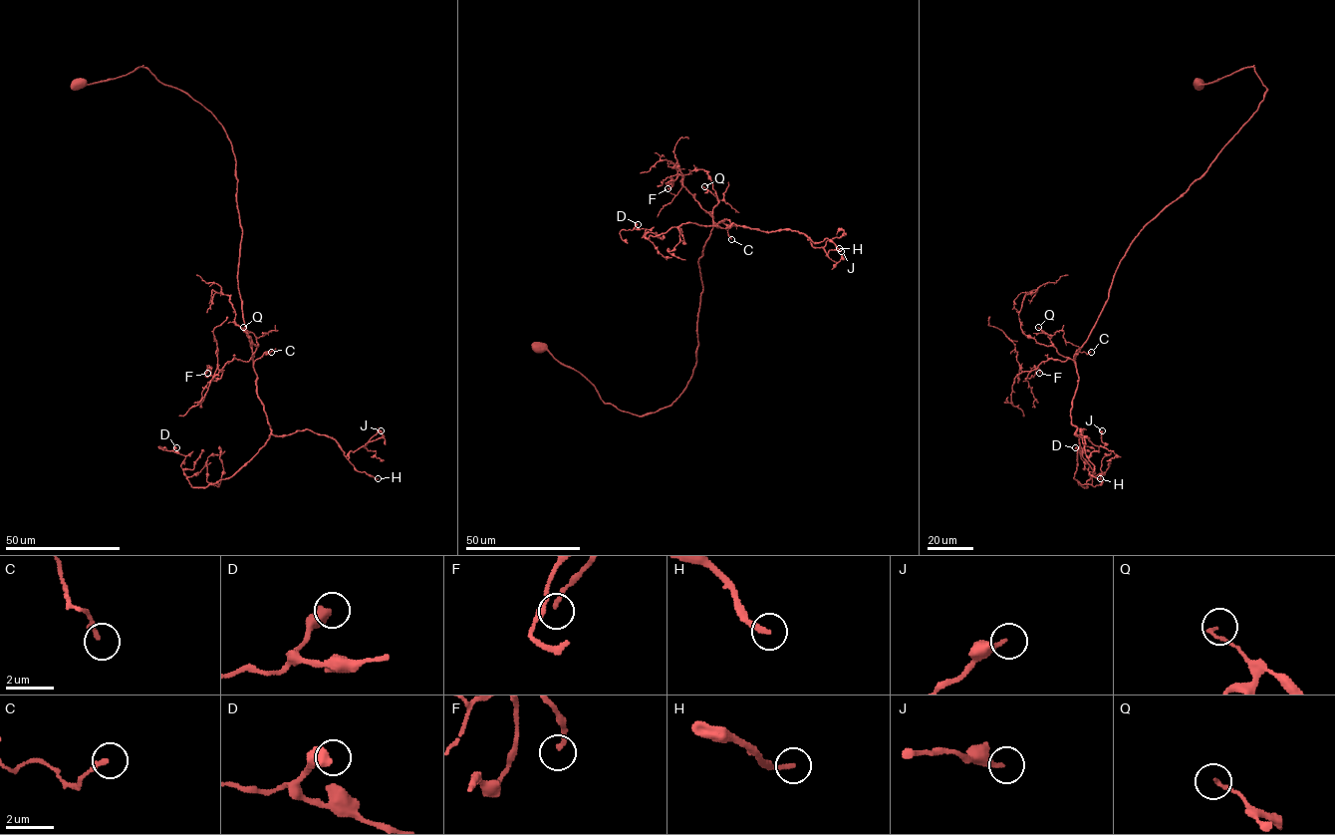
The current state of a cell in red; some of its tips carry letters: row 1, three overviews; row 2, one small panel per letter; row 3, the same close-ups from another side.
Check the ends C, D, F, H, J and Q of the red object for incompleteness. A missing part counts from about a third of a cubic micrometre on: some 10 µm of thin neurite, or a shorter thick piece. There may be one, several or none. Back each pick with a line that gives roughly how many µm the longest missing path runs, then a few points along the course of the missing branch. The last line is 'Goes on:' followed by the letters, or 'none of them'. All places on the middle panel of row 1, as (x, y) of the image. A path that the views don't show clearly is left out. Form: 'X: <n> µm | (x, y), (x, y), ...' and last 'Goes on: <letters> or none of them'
F: 40 µm | (667, 188), (652, 184), (645, 179), (648, 180), (667, 161)
H: 35 µm
J: 25 µm
Goes on: F, H, J

